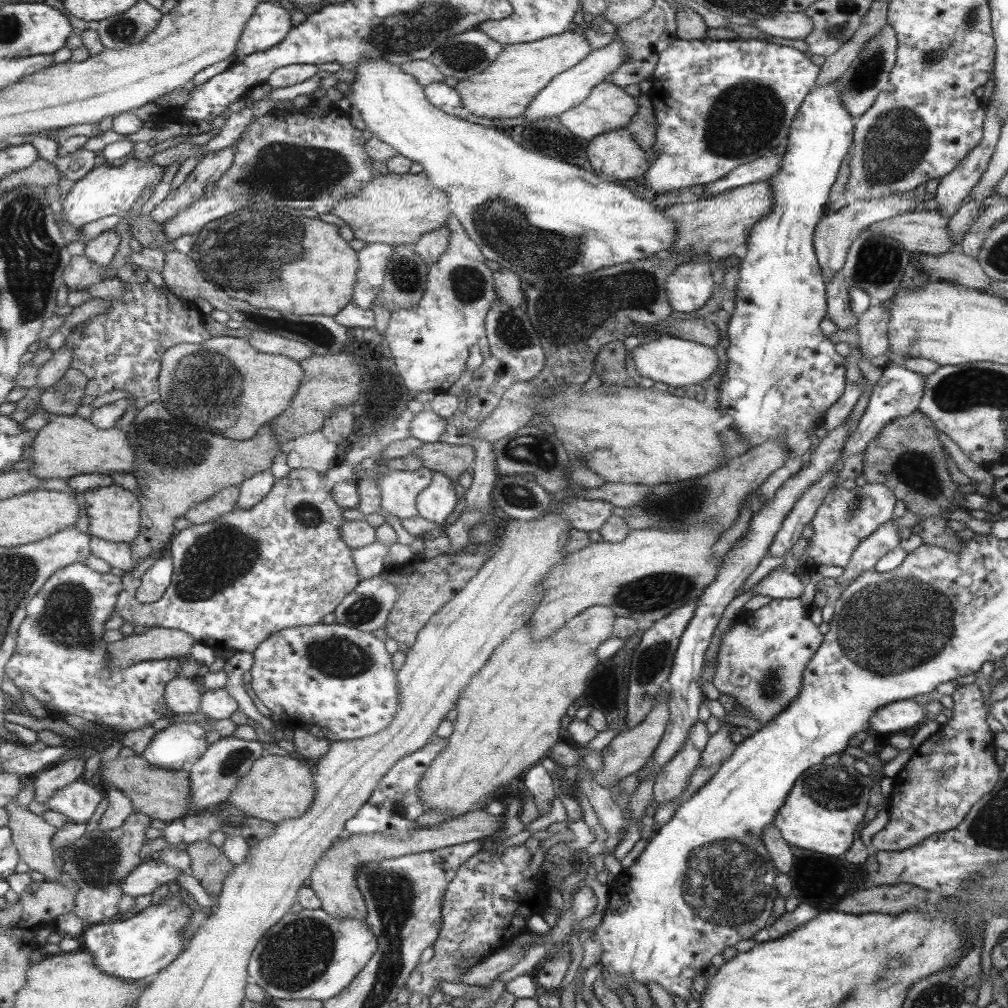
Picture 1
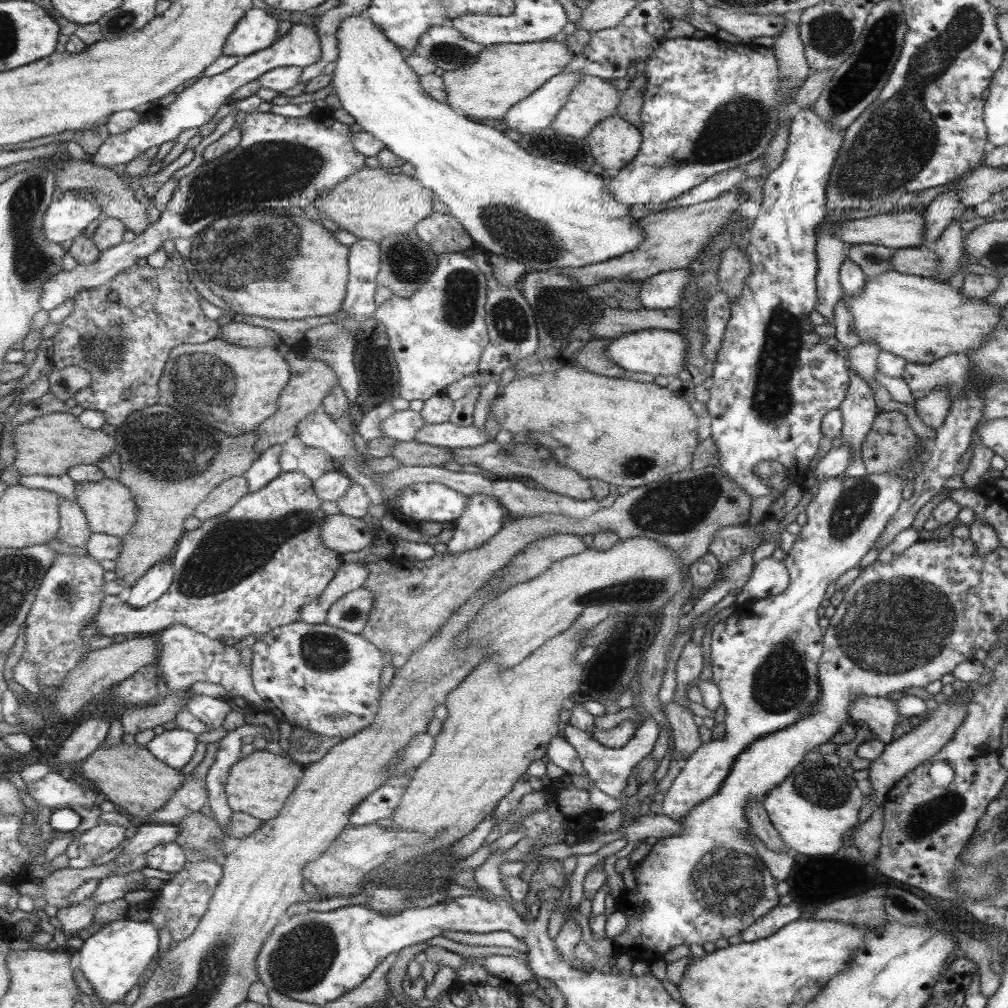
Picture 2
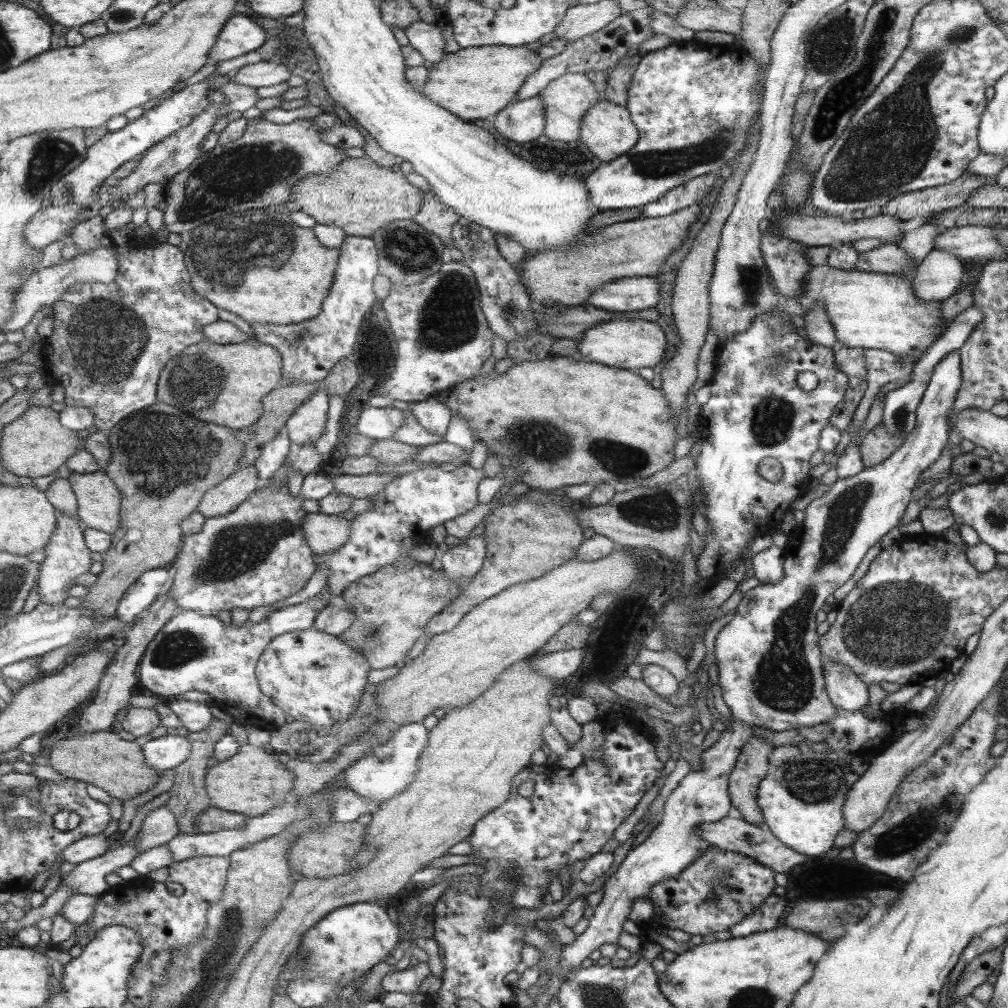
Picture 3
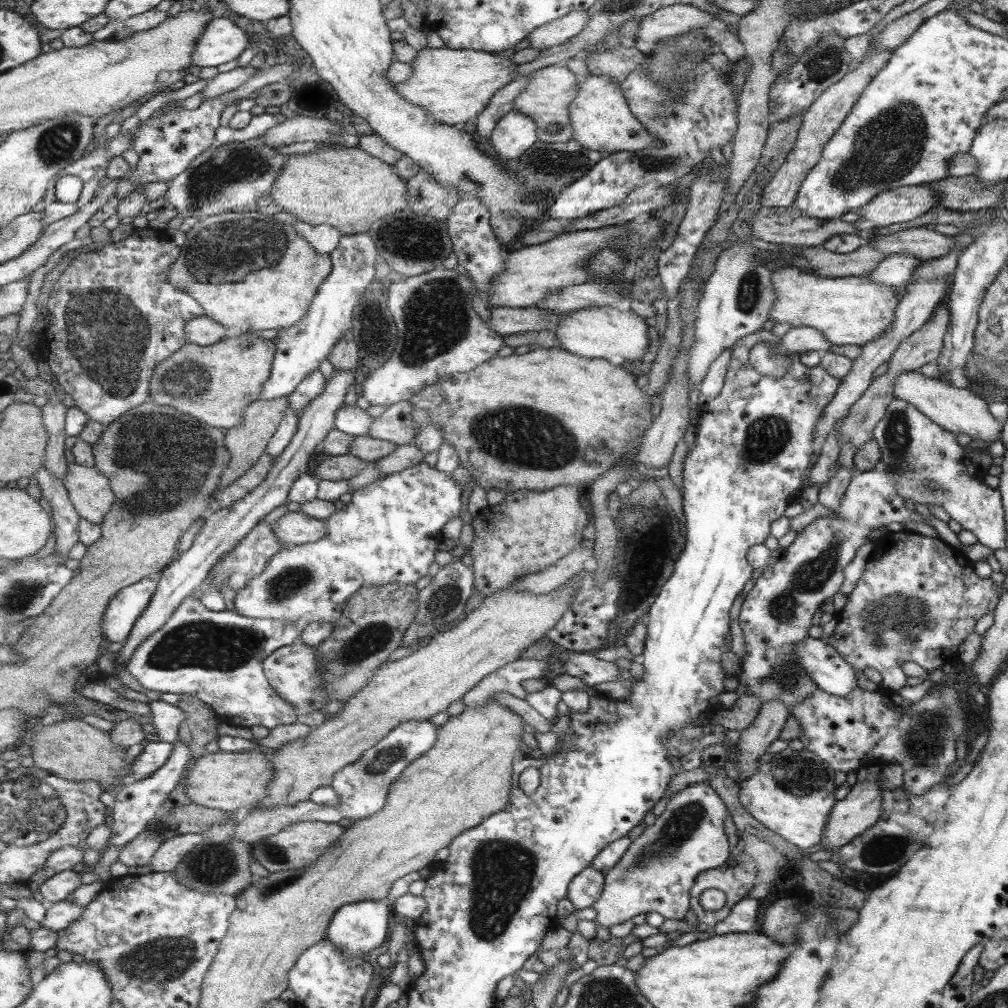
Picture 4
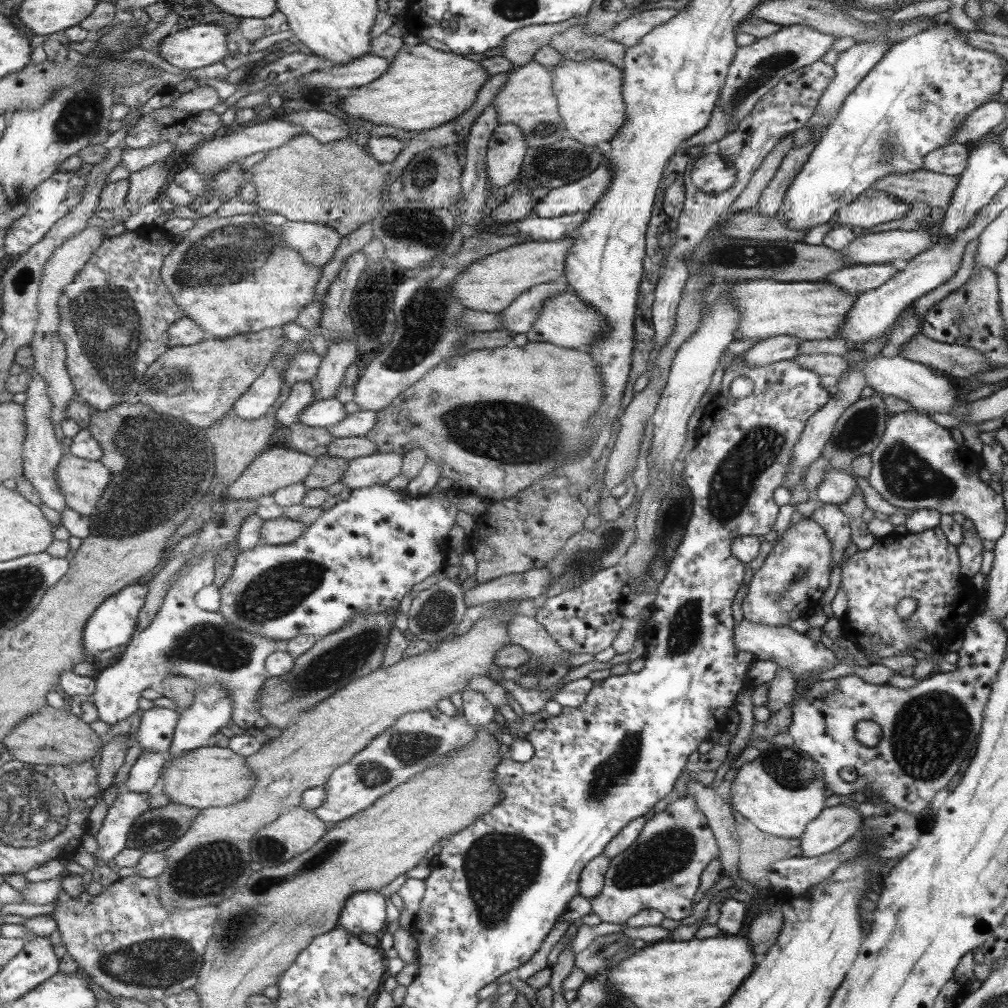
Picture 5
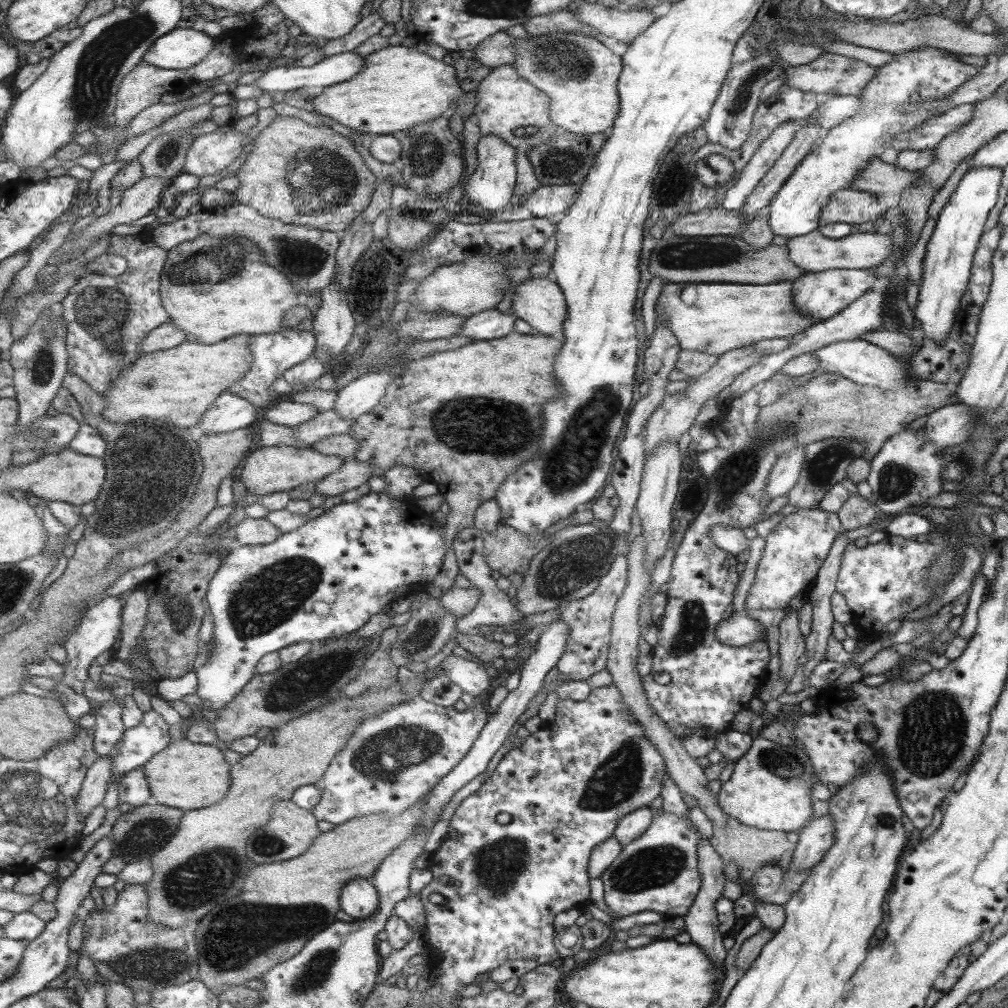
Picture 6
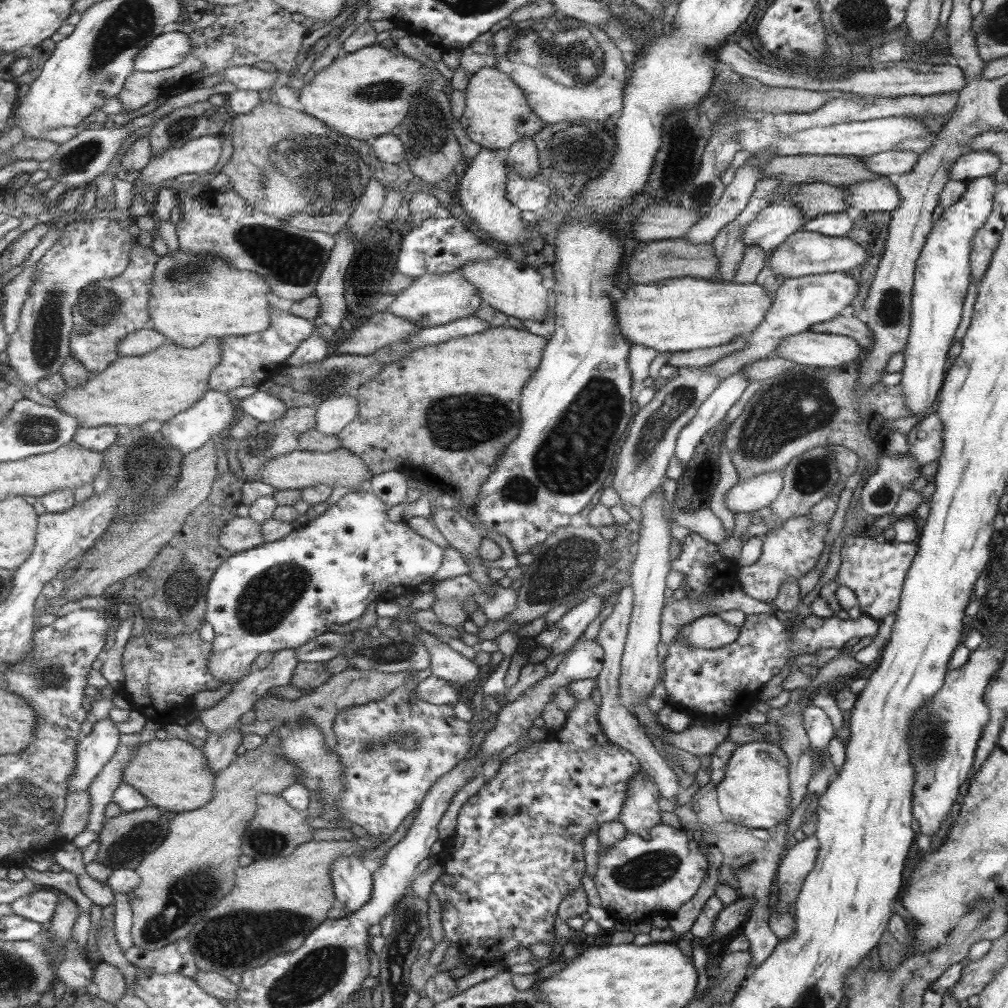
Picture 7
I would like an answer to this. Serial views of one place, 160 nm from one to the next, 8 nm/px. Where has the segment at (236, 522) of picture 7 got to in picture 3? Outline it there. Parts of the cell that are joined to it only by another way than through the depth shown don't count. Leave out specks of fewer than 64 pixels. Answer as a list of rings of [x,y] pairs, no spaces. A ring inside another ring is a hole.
[[[309,513],[304,521],[308,543],[317,555],[335,552],[351,538],[352,521],[342,515]]]

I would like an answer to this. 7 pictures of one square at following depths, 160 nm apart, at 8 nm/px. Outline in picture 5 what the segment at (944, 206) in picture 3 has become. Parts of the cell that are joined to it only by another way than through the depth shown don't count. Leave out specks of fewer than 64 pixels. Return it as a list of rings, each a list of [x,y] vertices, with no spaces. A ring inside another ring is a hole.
[[[869,188],[854,202],[837,210],[835,224],[849,225],[852,229],[868,229],[878,224],[899,220],[911,209],[910,204],[895,200],[885,191]]]

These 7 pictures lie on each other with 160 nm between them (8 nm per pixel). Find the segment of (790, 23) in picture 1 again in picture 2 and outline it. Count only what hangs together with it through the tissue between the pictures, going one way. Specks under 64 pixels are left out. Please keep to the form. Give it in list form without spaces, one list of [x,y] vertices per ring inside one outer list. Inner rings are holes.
[[[715,6],[707,7],[705,18],[715,23],[721,30],[740,38],[743,43],[749,43],[759,36],[775,37],[786,24],[785,18],[781,15],[739,14],[726,9],[717,9]]]

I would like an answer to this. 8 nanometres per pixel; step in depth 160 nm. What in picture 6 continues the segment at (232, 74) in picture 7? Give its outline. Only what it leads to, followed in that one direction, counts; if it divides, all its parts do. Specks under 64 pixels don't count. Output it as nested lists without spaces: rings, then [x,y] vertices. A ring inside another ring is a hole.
[[[355,51],[342,52],[335,56],[325,57],[323,60],[315,63],[312,66],[278,66],[267,71],[258,80],[253,82],[253,85],[261,88],[263,91],[273,94],[274,92],[282,92],[287,94],[289,91],[309,88],[329,88],[342,82],[349,82],[355,78],[366,65],[366,57],[357,54]]]

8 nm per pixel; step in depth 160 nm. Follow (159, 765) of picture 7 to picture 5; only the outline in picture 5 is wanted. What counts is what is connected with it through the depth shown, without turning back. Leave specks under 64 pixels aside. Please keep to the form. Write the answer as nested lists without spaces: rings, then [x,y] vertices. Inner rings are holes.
[[[202,747],[179,759],[168,760],[163,770],[159,789],[165,791],[173,803],[201,810],[243,802],[258,783],[258,776],[249,768],[246,757],[237,754],[230,747]]]

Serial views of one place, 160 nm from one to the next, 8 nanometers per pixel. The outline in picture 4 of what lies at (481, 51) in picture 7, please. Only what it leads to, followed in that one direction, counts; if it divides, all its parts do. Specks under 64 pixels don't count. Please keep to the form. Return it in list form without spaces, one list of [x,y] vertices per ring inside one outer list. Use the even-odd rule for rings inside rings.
[[[579,10],[579,12],[565,14],[565,17],[555,21],[549,21],[547,25],[538,26],[527,36],[528,47],[542,51],[563,44],[582,30],[587,19],[587,11]]]

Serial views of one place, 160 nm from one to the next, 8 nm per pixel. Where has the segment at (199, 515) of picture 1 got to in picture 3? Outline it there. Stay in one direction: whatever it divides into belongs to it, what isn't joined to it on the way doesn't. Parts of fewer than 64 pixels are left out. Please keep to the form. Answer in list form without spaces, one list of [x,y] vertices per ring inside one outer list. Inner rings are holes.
[[[256,466],[240,468],[221,485],[208,491],[202,498],[198,511],[206,519],[224,517],[233,513],[259,490],[260,473]]]

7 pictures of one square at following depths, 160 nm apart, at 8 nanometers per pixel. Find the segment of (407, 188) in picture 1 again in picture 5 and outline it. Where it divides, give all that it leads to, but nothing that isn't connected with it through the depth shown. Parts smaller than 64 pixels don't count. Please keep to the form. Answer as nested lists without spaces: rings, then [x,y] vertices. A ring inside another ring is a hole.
[[[307,132],[300,134],[285,146],[269,151],[264,159],[251,168],[250,173],[250,182],[257,190],[255,207],[282,215],[289,221],[331,227],[343,236],[372,223],[379,216],[386,206],[384,192],[390,176],[390,171],[383,170],[381,163],[355,140],[346,138],[323,143]]]

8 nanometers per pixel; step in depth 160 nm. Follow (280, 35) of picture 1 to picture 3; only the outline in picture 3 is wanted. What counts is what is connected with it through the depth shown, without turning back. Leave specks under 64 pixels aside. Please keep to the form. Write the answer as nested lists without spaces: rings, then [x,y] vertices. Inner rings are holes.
[[[236,15],[225,25],[213,47],[210,53],[211,63],[231,60],[259,50],[267,42],[267,37],[265,24],[261,24],[258,17]]]

